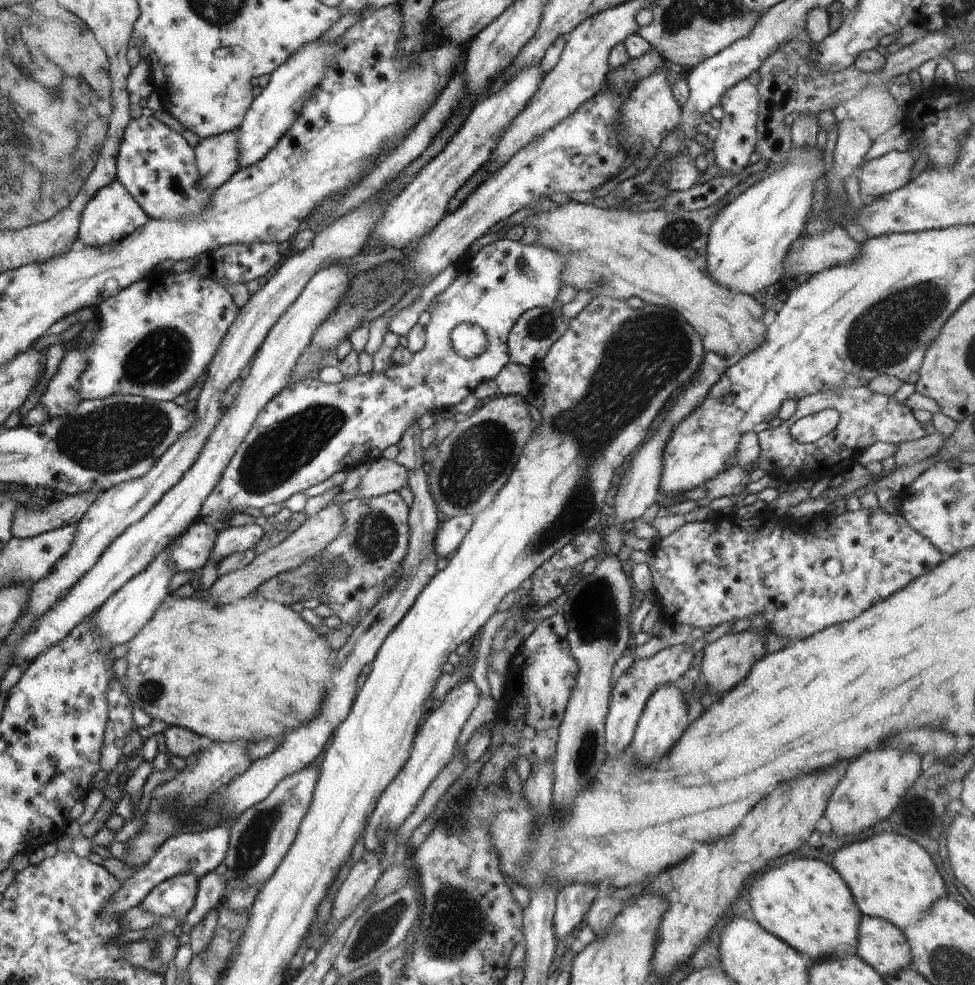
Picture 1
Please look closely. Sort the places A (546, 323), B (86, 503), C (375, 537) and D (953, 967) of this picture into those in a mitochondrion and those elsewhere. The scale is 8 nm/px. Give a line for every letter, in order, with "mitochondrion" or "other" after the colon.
A: mitochondrion
B: other
C: mitochondrion
D: mitochondrion

